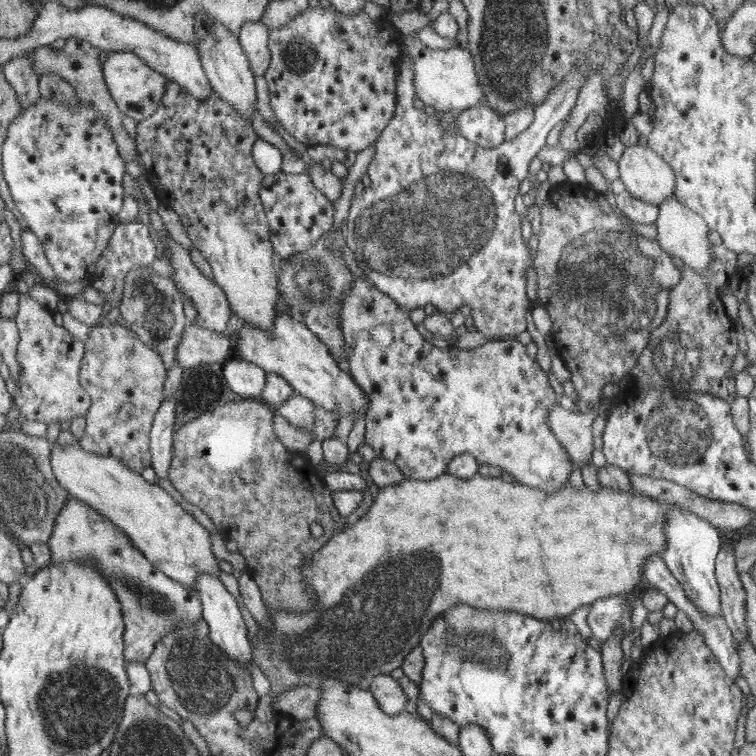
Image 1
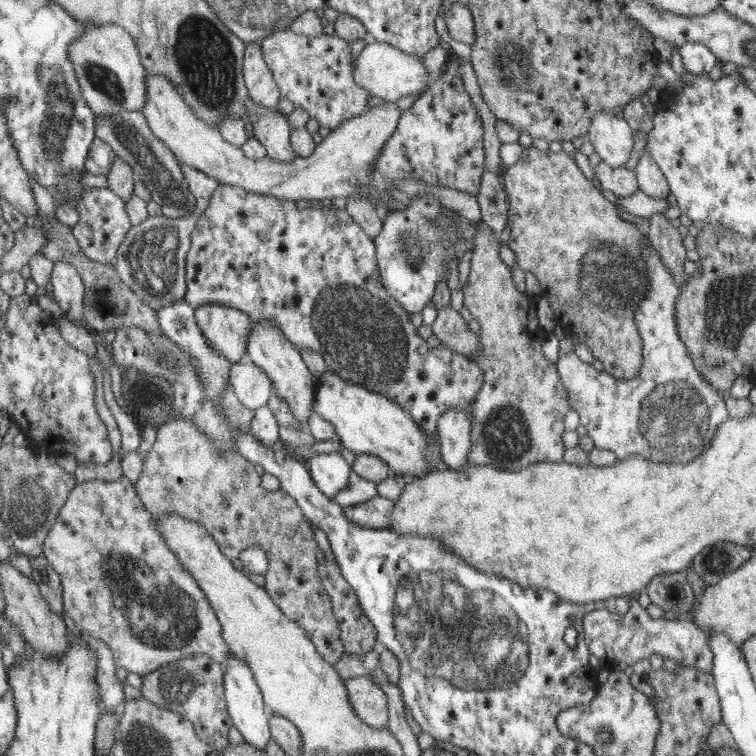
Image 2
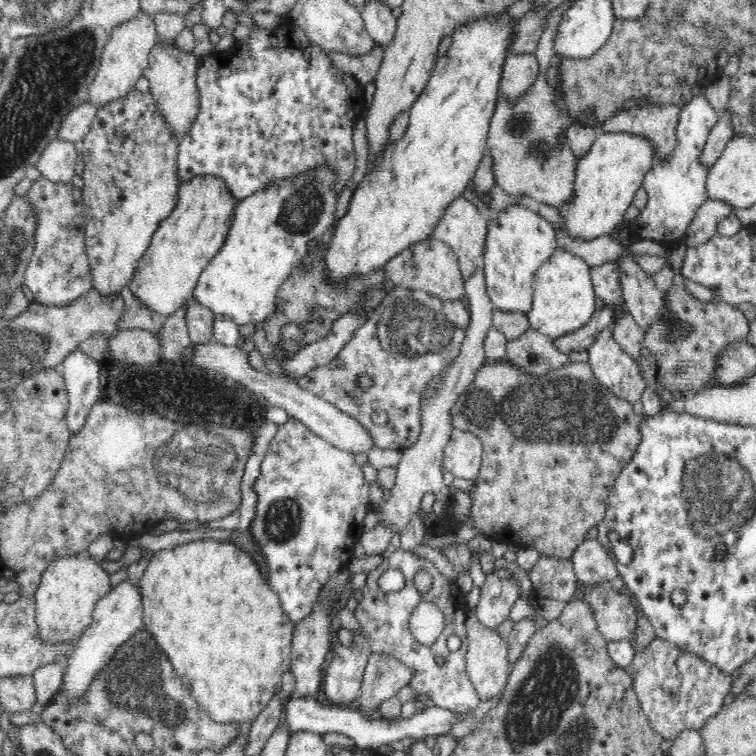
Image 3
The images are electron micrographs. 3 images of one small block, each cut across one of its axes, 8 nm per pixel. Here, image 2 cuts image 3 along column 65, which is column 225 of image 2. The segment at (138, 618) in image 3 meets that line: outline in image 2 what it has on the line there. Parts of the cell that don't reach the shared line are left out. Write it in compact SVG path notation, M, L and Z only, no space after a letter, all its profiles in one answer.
M230 655L230 659L226 660L224 669L226 669L226 674L223 676L223 685L226 689L227 709L231 719L246 743L258 750L266 751L266 746L270 742L270 728L268 728L268 718L264 714L261 688L258 688L254 682L255 674L246 661L234 655Z

